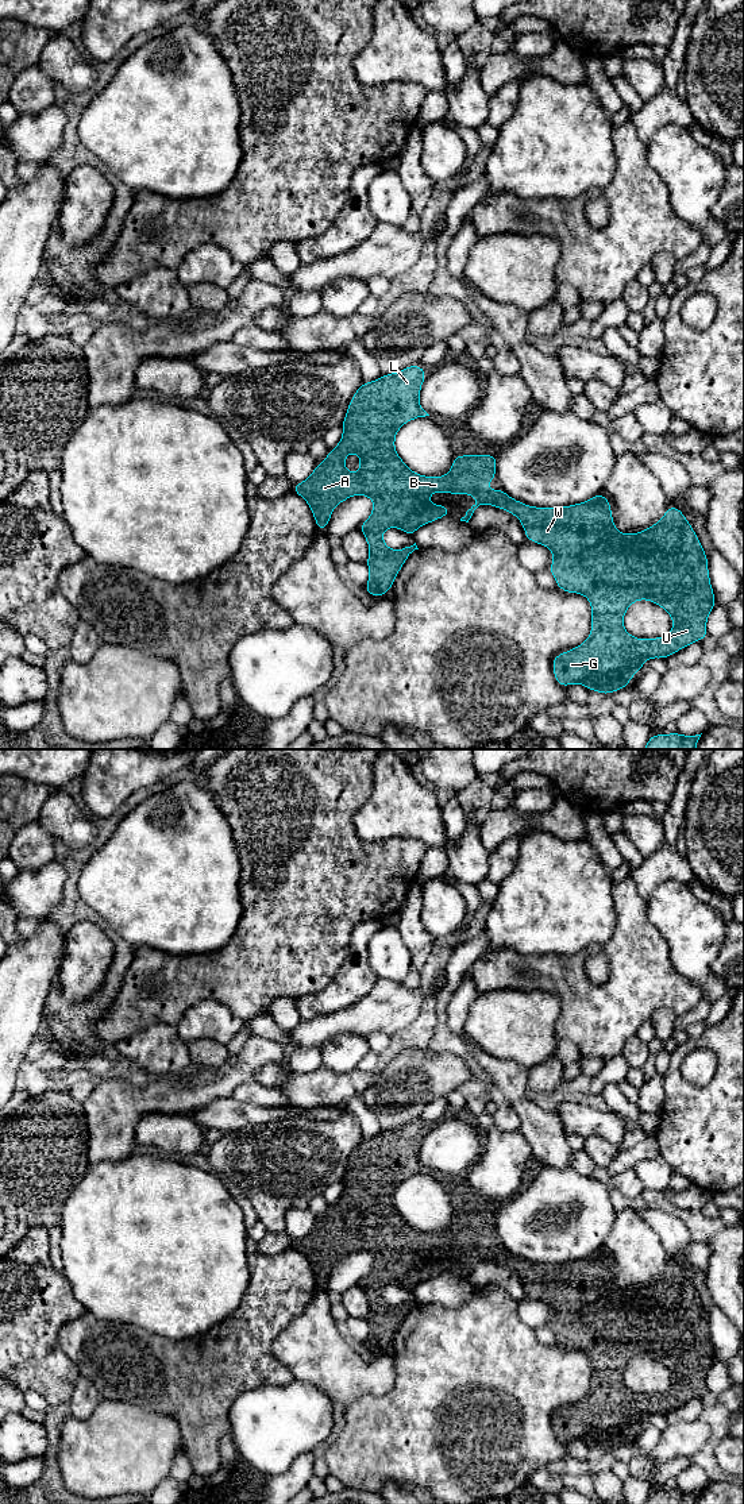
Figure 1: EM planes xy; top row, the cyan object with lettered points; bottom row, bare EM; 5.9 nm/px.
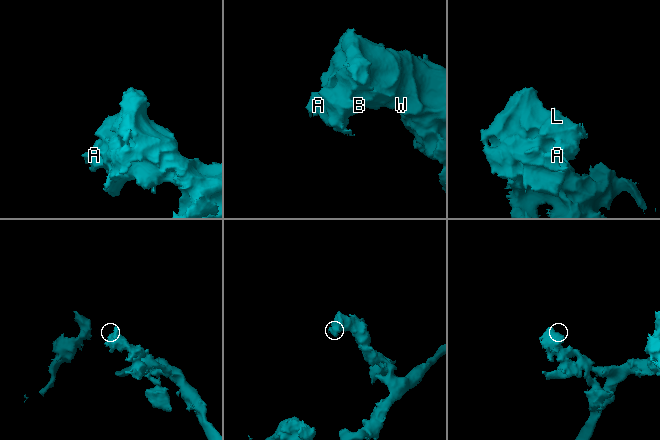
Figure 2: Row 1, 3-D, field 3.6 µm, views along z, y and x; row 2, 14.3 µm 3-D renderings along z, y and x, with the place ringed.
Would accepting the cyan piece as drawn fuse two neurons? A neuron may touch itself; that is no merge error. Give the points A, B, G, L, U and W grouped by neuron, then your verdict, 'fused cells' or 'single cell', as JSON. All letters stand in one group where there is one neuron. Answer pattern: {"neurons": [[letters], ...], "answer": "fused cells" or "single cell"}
{"neurons": [["A", "B", "G", "L", "U", "W"]], "answer": "single cell"}

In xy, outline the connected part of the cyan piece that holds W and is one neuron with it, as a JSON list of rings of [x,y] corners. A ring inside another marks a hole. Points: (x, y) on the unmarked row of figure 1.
[[[416,1119],[401,1127],[383,1130],[373,1138],[363,1138],[352,1152],[340,1180],[343,1193],[339,1200],[328,1207],[325,1216],[316,1220],[304,1238],[292,1241],[292,1247],[311,1262],[316,1285],[323,1288],[338,1260],[358,1250],[373,1256],[371,1272],[359,1281],[370,1306],[366,1316],[370,1335],[363,1345],[371,1353],[383,1353],[392,1345],[405,1316],[419,1306],[416,1299],[396,1307],[388,1304],[382,1296],[383,1287],[397,1283],[413,1293],[420,1281],[448,1273],[450,1261],[431,1261],[428,1257],[432,1247],[446,1246],[456,1252],[473,1250],[477,1254],[460,1277],[469,1279],[479,1261],[493,1261],[514,1270],[524,1283],[527,1296],[543,1300],[554,1308],[554,1318],[548,1326],[558,1343],[589,1354],[593,1369],[590,1392],[579,1403],[552,1415],[555,1436],[563,1445],[571,1439],[581,1439],[589,1447],[595,1446],[602,1451],[625,1445],[632,1432],[644,1423],[645,1415],[664,1416],[709,1392],[706,1376],[717,1360],[710,1341],[708,1312],[681,1265],[668,1261],[659,1279],[641,1288],[625,1291],[614,1284],[612,1264],[604,1249],[577,1261],[531,1264],[510,1254],[502,1243],[487,1247],[485,1242],[497,1233],[497,1210],[454,1212],[450,1229],[439,1234],[410,1227],[396,1208],[394,1195],[406,1177],[429,1172],[419,1158],[425,1133],[425,1126]],[[350,1208],[356,1208],[361,1214],[356,1230],[350,1230],[344,1223],[344,1214]],[[637,1355],[648,1355],[671,1370],[674,1384],[668,1392],[644,1397],[625,1388],[624,1370]]]

